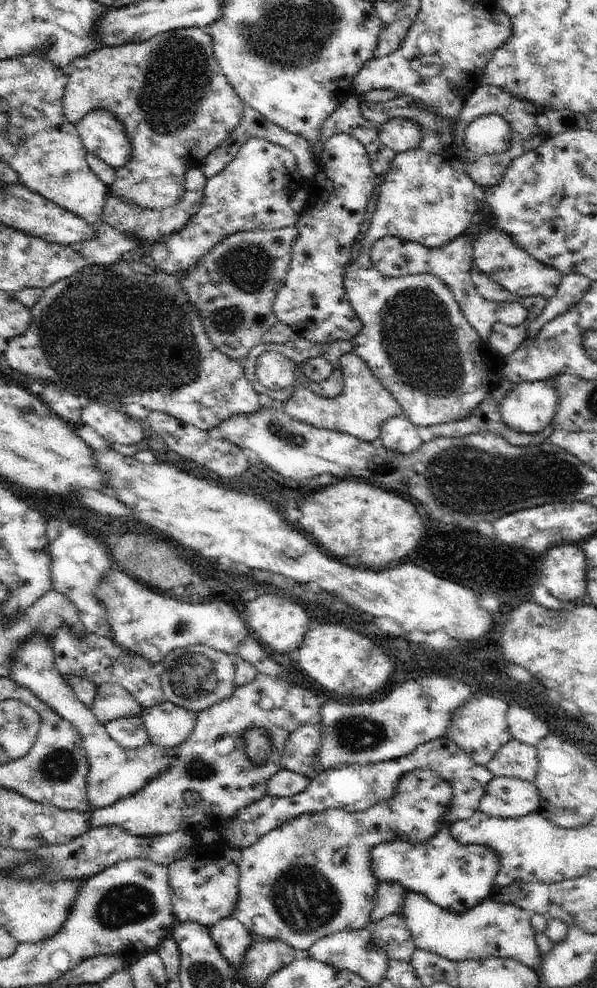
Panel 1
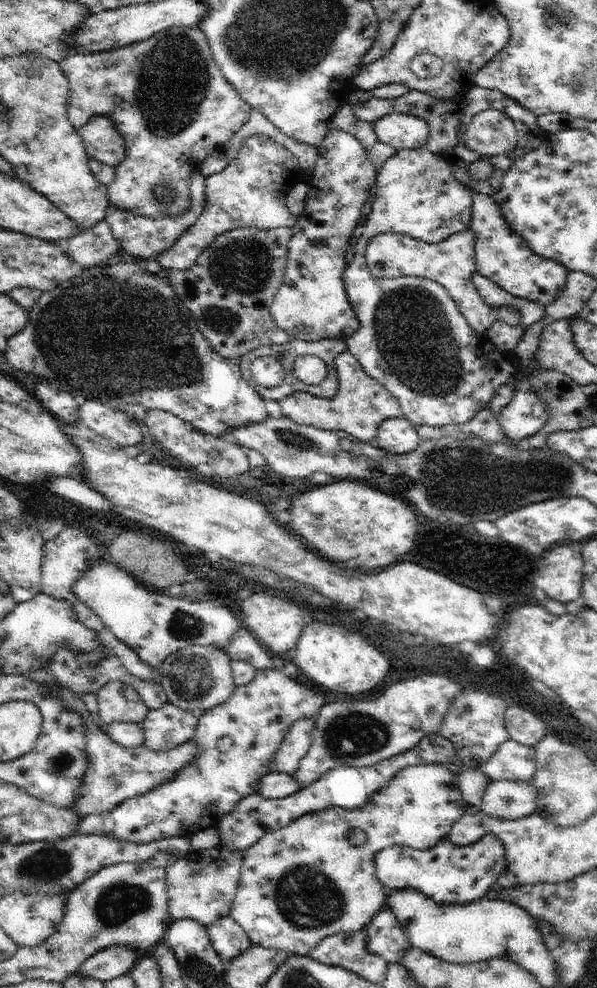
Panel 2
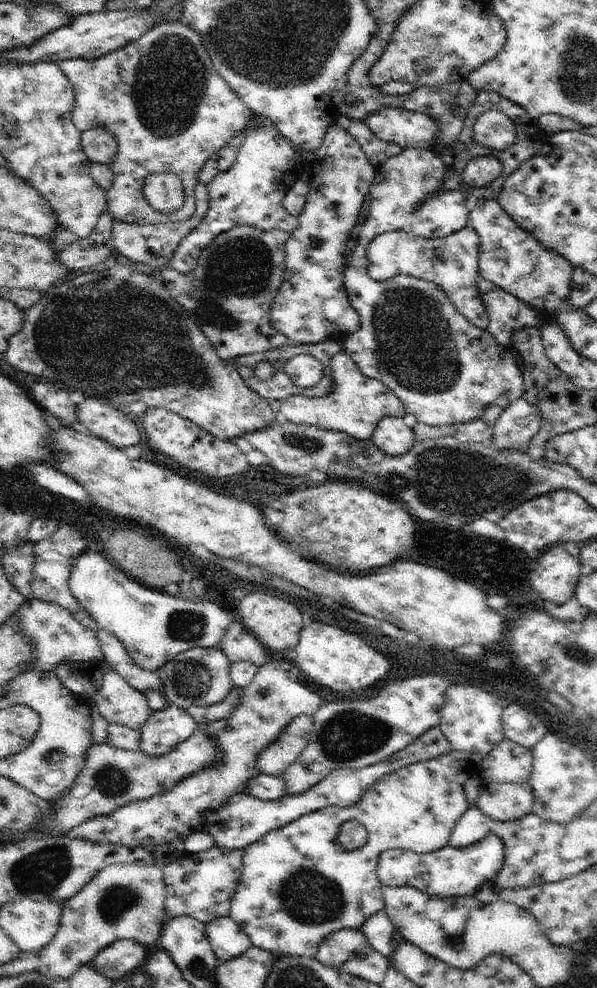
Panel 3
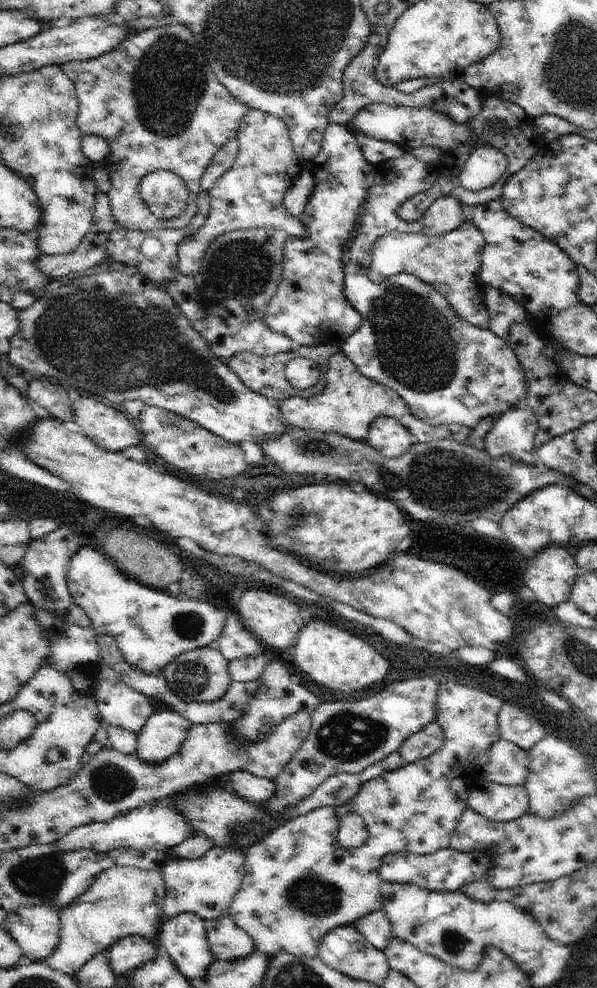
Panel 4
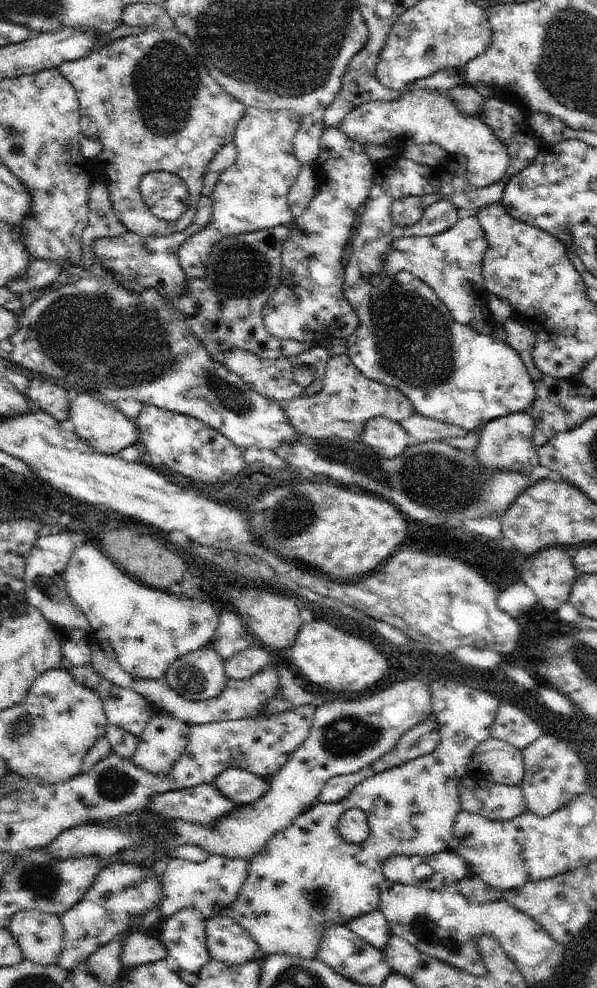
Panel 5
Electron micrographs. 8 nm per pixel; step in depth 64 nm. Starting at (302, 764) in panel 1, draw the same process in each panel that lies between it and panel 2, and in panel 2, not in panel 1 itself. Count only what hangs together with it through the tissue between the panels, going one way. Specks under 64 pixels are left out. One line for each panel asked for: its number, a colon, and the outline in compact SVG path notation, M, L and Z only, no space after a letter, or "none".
2: M303 718L291 724L285 740L281 740L279 750L273 752L269 760L269 766L267 766L269 774L289 774L291 776L291 772L297 770L299 760L307 754L311 746L309 732L313 732L313 720L309 718Z

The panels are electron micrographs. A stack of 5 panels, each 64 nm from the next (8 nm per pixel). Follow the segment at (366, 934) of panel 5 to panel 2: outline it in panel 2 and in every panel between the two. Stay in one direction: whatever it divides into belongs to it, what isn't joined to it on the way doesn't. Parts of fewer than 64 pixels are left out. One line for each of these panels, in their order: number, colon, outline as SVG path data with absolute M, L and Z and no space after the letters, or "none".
2: M387 908L371 918L365 932L369 936L367 948L375 954L381 954L387 960L387 964L397 964L411 948L405 930L397 926L393 912Z
3: M385 910L371 914L357 930L361 930L367 942L385 958L389 958L389 954L397 950L397 946L403 942L403 938L399 938L399 934L395 932L395 926L391 924Z
4: M383 910L371 912L365 918L359 918L357 922L351 924L361 936L365 936L367 942L373 944L373 948L385 952L387 944L393 940L393 928L391 922L387 920L387 914Z

